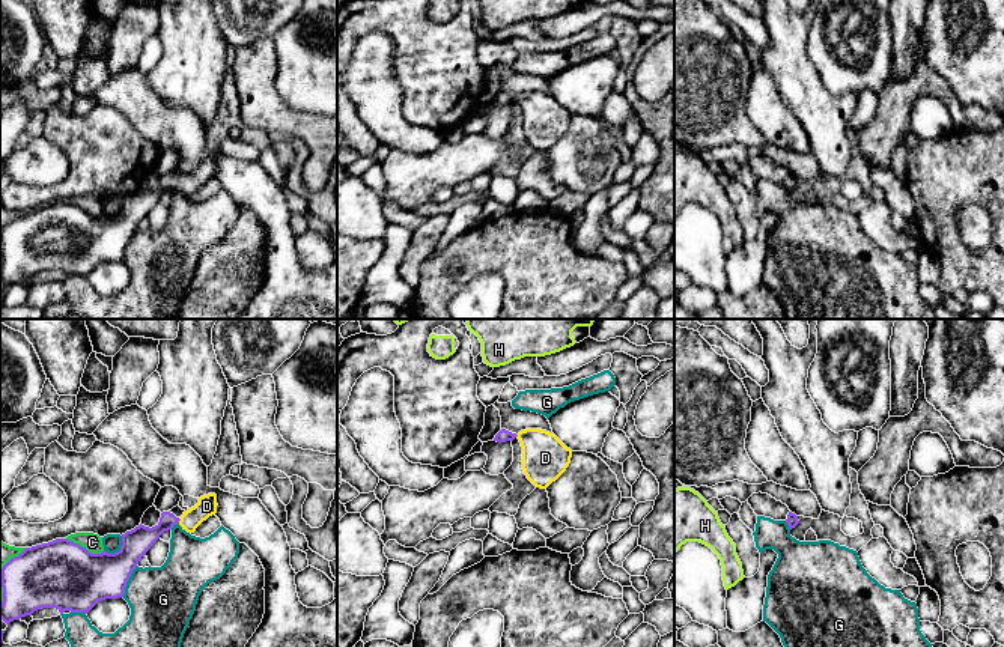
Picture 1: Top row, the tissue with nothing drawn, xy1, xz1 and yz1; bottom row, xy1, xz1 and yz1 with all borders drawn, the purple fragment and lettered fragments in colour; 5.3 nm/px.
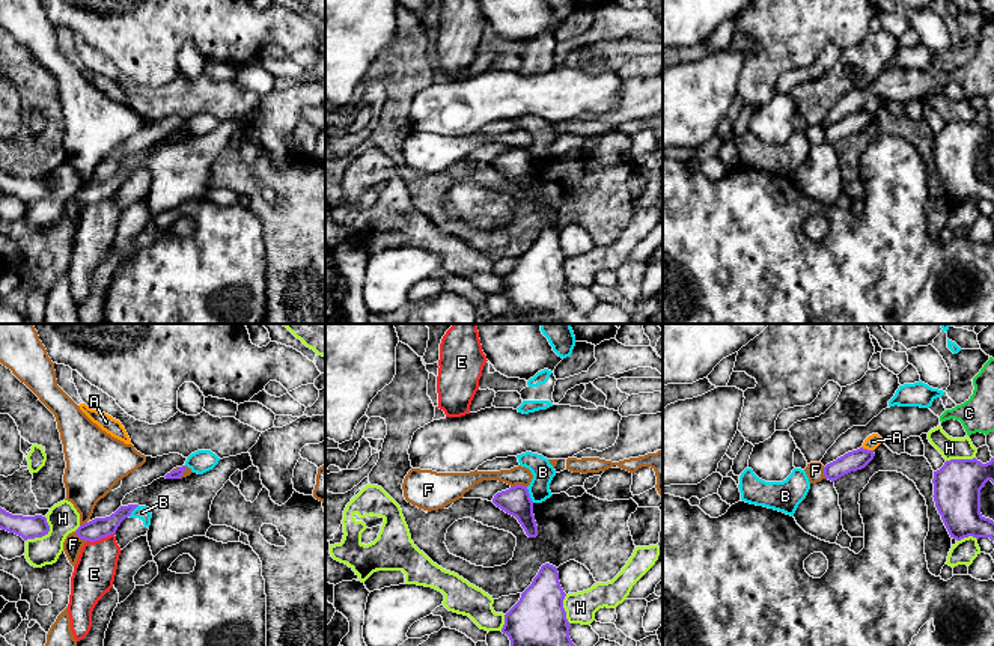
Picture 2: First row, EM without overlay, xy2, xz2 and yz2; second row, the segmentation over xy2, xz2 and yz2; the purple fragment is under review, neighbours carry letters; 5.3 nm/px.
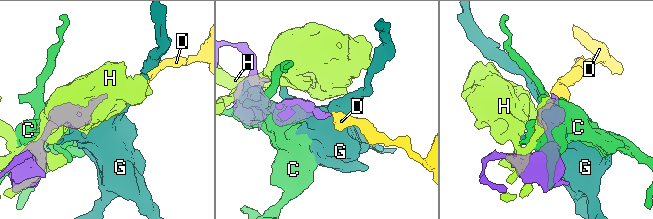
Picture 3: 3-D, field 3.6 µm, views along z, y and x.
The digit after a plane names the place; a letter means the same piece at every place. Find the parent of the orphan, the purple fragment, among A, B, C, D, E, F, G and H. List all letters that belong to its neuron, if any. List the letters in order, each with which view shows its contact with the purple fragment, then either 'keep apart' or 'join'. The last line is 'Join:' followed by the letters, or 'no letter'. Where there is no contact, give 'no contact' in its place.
A: contact in yz2; keep apart
B: contact in xz2; keep apart
C: contact in xy1; keep apart
D: contact in xy1; join
E: contact in xy2; keep apart
F: contact in xz2; keep apart
G: contact in xy1; keep apart
H: contact in xy2; keep apart
Join: D

